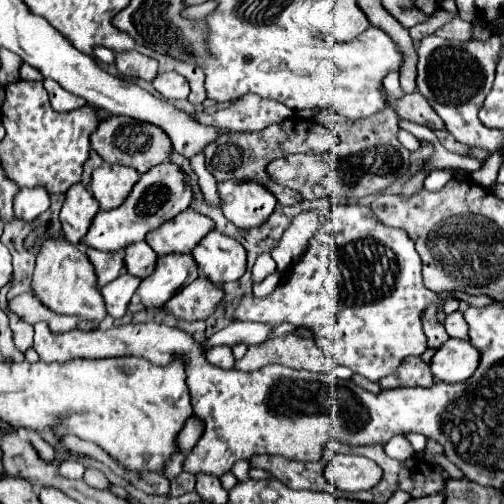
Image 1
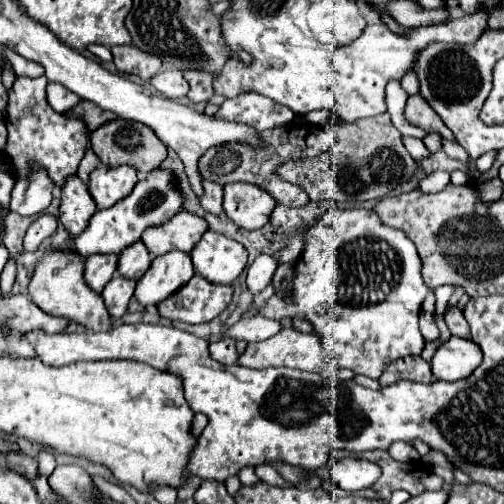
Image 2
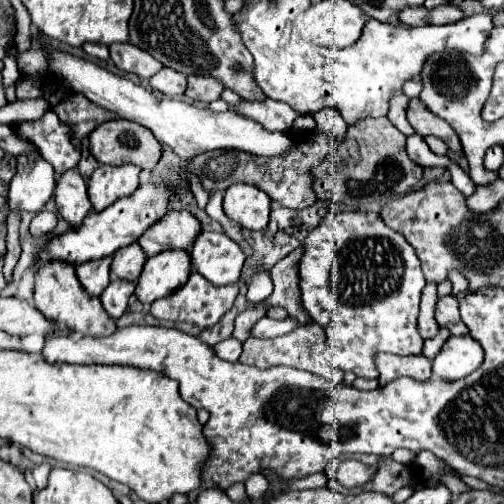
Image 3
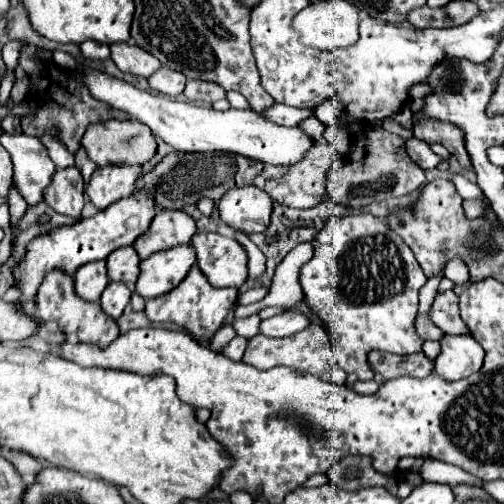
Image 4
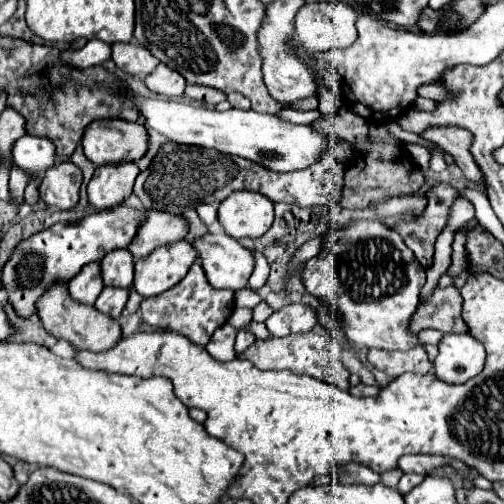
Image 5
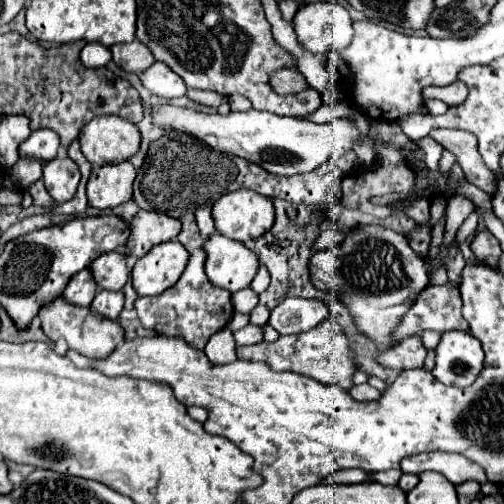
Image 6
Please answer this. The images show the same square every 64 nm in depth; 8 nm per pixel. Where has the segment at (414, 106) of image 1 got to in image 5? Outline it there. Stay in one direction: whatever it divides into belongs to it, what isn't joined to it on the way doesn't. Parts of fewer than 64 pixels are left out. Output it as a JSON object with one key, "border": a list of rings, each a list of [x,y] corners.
{"border":[[[440,126],[440,128],[428,128],[426,132],[422,132],[422,136],[426,140],[436,142],[444,152],[448,152],[464,172],[466,180],[484,186],[484,174],[480,172],[480,166],[476,164],[476,158],[470,152],[472,132],[456,126]]]}

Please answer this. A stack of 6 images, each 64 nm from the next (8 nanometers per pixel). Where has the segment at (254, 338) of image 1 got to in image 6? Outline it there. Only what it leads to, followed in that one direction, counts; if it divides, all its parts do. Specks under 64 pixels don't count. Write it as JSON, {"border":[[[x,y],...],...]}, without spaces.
{"border":[[[286,298],[270,314],[268,324],[280,334],[298,334],[314,328],[330,314],[328,302],[310,298]]]}

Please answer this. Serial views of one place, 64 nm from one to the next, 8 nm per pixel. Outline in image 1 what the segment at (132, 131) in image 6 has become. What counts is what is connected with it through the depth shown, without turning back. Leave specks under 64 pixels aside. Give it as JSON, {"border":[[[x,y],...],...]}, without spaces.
{"border":[[[112,116],[108,120],[102,120],[98,124],[98,128],[92,132],[90,144],[102,156],[104,162],[132,166],[140,174],[148,172],[152,166],[166,162],[170,152],[172,152],[172,144],[160,128],[146,124],[146,122],[138,122],[138,120],[128,118],[128,116]]]}

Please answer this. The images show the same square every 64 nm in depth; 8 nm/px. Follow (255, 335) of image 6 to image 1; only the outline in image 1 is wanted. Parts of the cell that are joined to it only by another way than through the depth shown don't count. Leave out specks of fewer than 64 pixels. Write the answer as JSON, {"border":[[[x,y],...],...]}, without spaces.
{"border":[[[220,344],[220,348],[208,348],[206,358],[210,364],[222,366],[222,368],[234,368],[234,362],[236,362],[232,348],[224,348],[224,344]]]}

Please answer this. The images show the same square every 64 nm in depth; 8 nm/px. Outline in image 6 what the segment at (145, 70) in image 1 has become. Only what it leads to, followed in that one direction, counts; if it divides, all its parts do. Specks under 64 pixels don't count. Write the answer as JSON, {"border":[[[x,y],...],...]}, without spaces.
{"border":[[[134,40],[130,44],[116,44],[110,50],[112,50],[112,60],[126,72],[140,74],[156,62],[152,52],[148,52],[148,48],[140,44],[140,40]]]}

